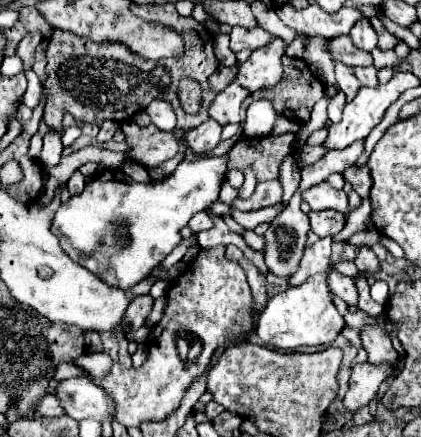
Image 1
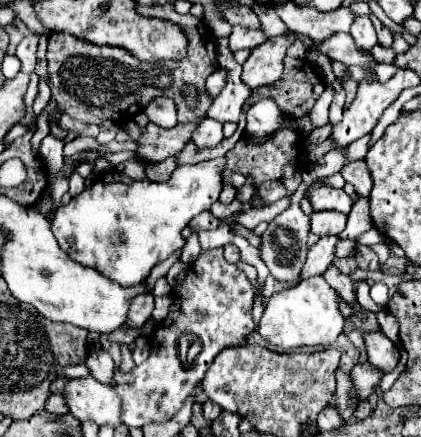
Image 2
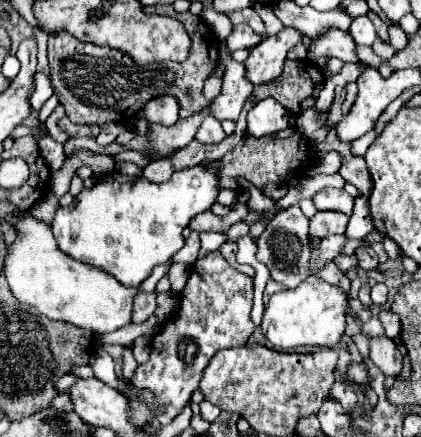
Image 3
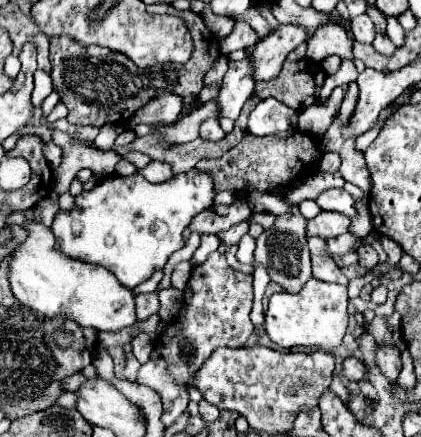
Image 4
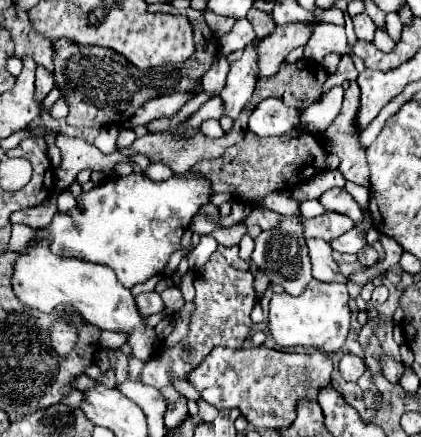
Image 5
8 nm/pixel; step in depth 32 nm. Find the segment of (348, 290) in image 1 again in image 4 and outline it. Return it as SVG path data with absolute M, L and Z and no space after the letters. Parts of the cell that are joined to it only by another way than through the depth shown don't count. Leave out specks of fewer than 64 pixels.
M308 238L308 248L312 256L312 276L322 282L336 282L348 286L348 278L340 272L334 258L328 254L328 246L320 238Z

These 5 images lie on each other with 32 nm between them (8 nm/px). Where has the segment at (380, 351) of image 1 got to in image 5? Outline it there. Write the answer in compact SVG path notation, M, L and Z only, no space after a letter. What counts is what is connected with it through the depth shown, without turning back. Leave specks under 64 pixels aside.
M382 356L382 370L390 384L400 384L400 378L404 374L404 366L400 362L396 362L390 356Z

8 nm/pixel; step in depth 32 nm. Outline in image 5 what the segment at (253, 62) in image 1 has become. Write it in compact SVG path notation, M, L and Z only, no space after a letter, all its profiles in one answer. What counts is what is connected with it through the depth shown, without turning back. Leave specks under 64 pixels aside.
M314 22L302 24L284 24L278 26L270 36L260 42L258 58L260 58L260 76L272 76L278 72L284 58L298 46L304 46L314 30Z

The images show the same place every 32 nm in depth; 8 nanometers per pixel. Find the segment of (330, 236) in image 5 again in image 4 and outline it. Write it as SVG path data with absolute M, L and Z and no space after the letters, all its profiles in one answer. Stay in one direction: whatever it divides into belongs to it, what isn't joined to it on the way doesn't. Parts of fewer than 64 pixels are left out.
M320 212L316 218L308 220L308 236L318 236L322 240L340 236L344 232L348 232L350 228L350 220L344 214L338 212Z

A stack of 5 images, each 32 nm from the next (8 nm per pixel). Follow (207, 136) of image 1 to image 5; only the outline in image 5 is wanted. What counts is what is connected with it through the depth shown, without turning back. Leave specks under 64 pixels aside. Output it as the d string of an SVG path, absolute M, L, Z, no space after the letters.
M204 120L202 126L200 126L200 130L202 130L208 138L220 138L220 136L224 134L224 130L222 130L222 126L220 126L218 120Z

